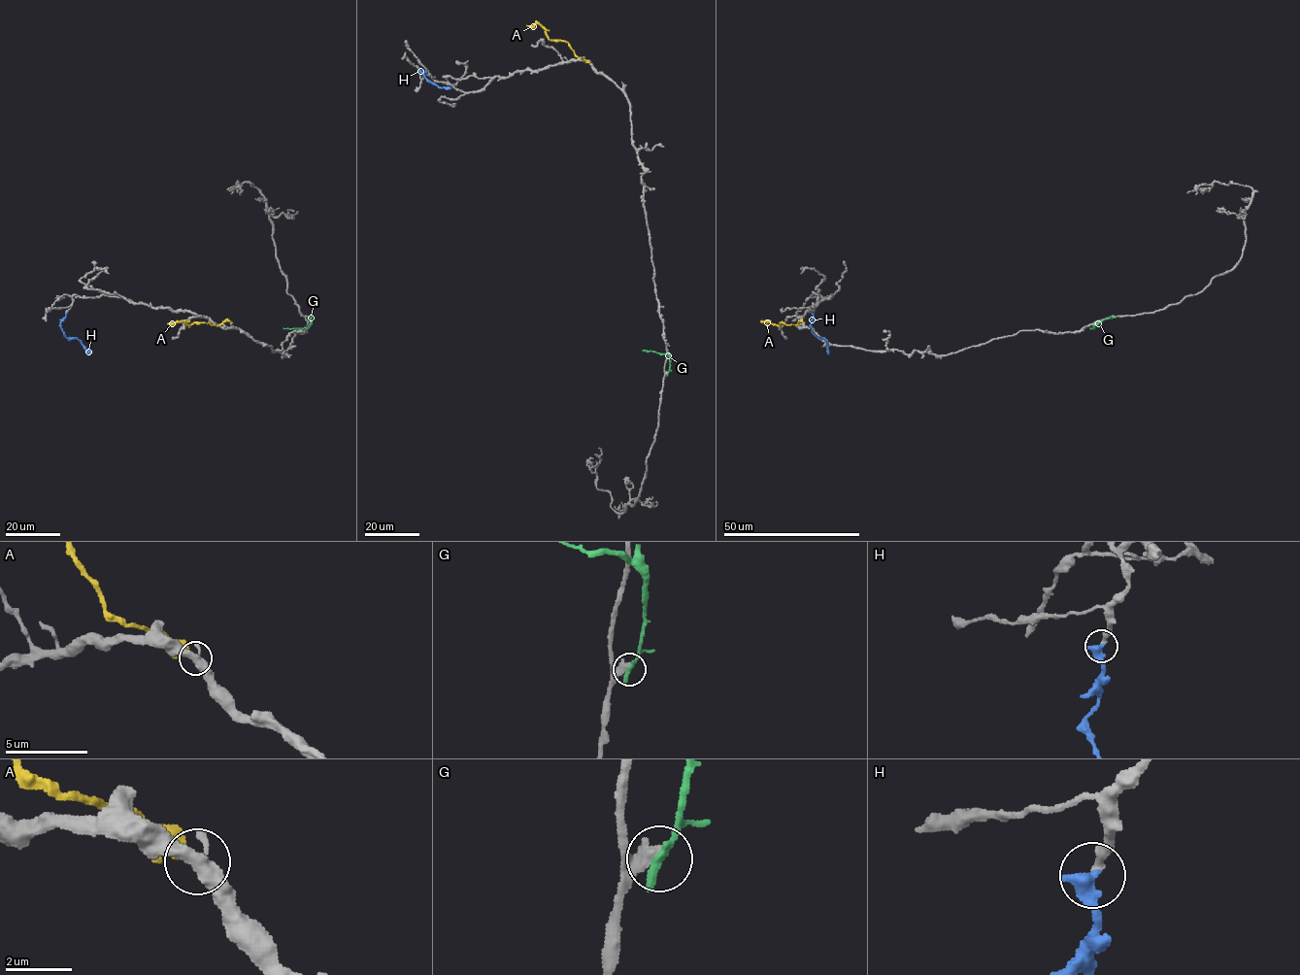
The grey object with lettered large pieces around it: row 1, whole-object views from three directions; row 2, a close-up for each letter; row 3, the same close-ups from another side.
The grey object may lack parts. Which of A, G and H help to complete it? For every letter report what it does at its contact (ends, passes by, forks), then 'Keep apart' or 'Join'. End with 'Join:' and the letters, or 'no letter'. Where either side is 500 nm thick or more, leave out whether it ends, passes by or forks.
A: It ends there. Keep apart
G: It ends there. Keep apart
H: Join
Join: H

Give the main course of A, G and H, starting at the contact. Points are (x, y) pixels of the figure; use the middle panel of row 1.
A: (589, 62), (578, 57), (567, 42), (550, 39), (538, 23), (526, 25)
G: (667, 373), (670, 358), (665, 354), (643, 351)
H: (424, 73), (419, 71), (439, 87), (450, 88)

